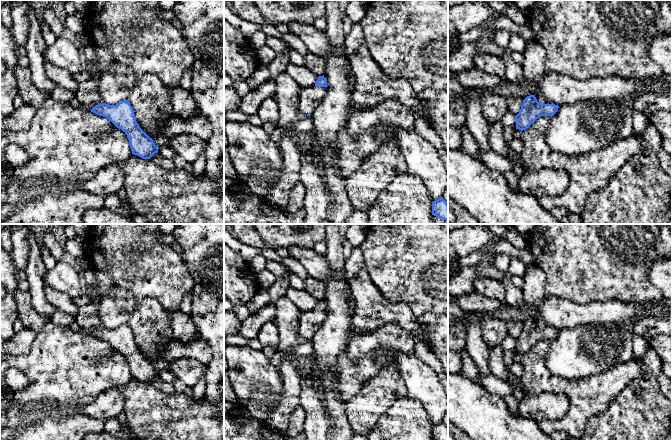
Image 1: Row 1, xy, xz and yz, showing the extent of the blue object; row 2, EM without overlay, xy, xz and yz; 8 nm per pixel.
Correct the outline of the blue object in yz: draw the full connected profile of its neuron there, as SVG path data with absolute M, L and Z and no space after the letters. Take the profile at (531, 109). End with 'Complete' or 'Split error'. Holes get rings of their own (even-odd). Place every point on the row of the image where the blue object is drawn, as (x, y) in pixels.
M540 93L527 96L515 116L516 129L526 130L541 116L553 116L559 106L547 101Z. Split error

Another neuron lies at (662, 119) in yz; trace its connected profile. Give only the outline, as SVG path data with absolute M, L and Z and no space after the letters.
M657 111L651 118L663 140L672 141L672 112Z

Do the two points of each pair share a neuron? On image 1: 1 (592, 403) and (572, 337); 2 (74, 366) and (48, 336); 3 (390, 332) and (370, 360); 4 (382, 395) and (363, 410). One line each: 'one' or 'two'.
1: two
2: one
3: two
4: one

